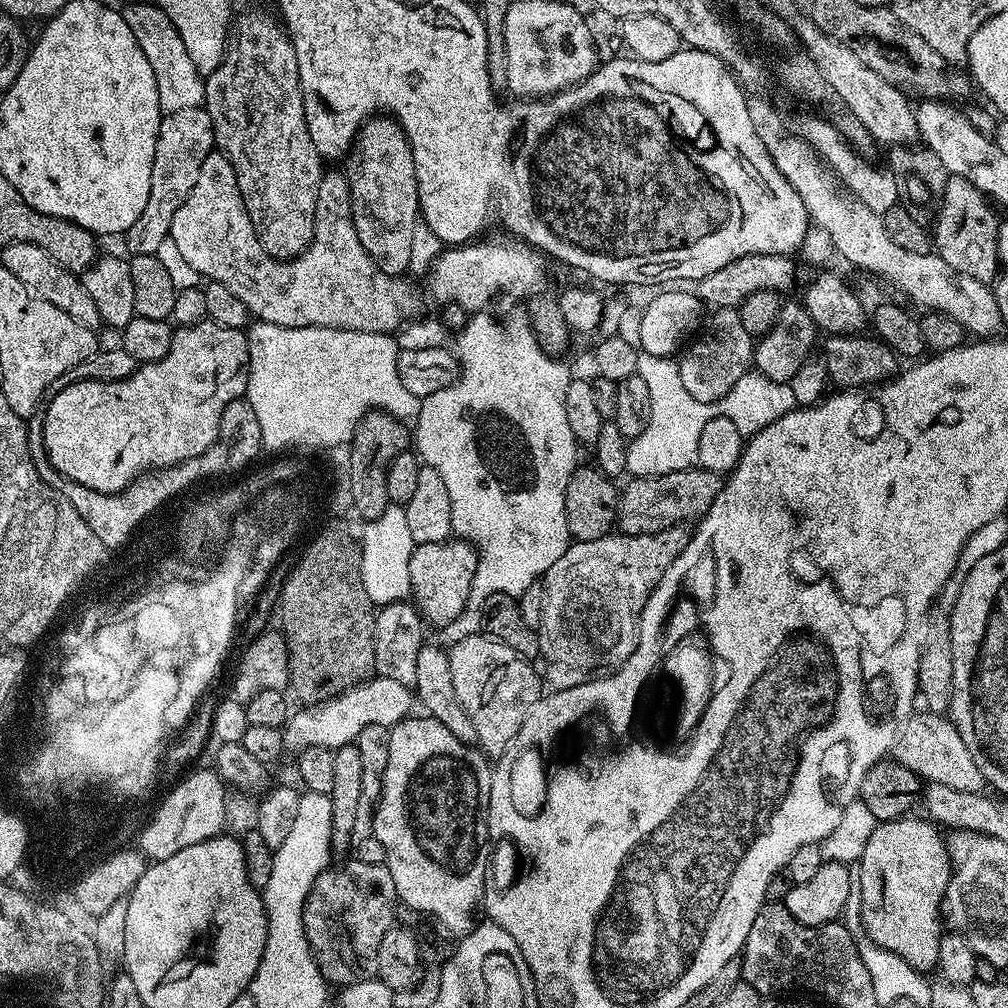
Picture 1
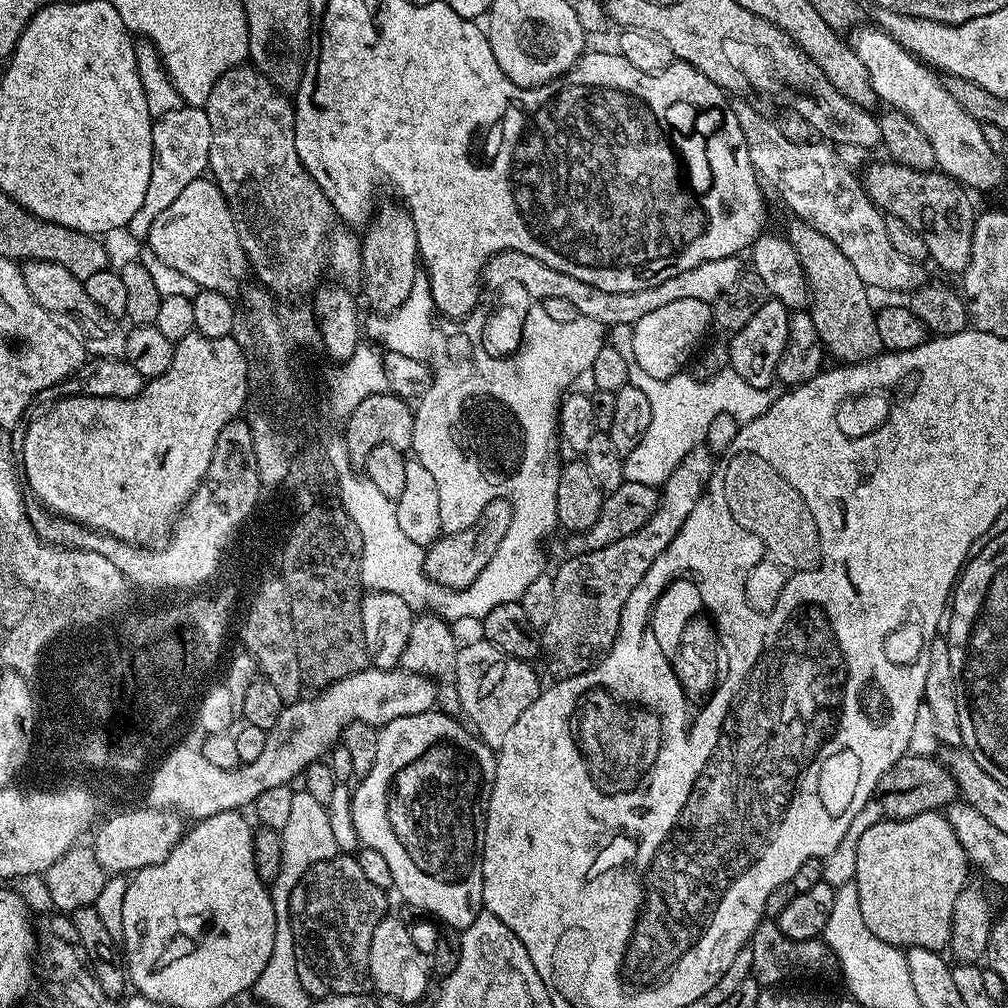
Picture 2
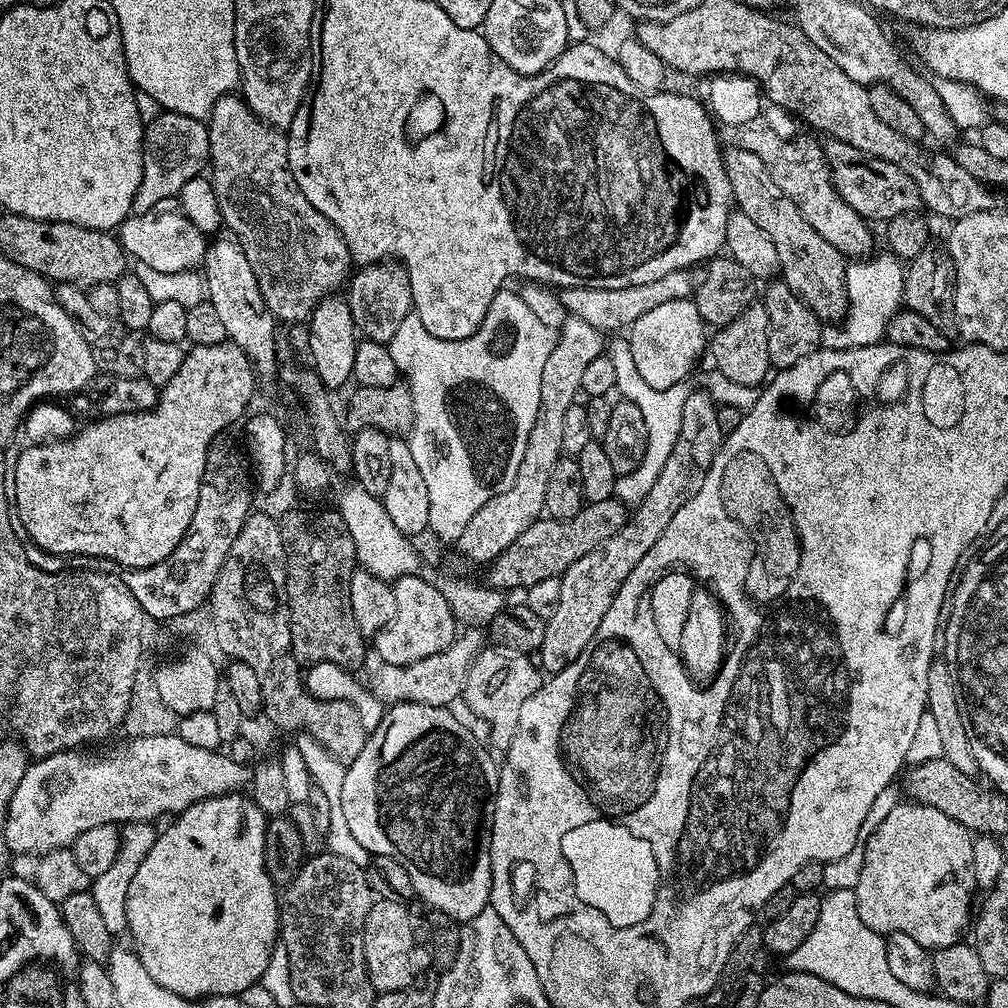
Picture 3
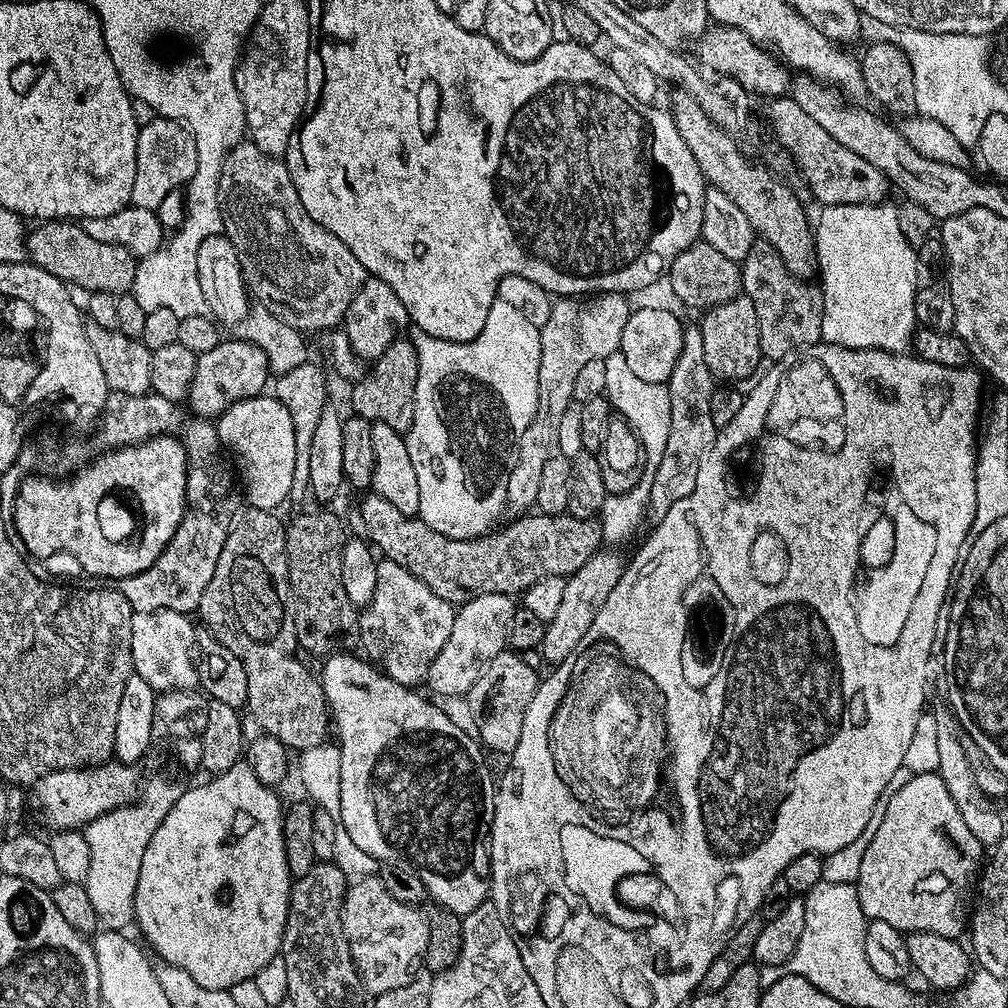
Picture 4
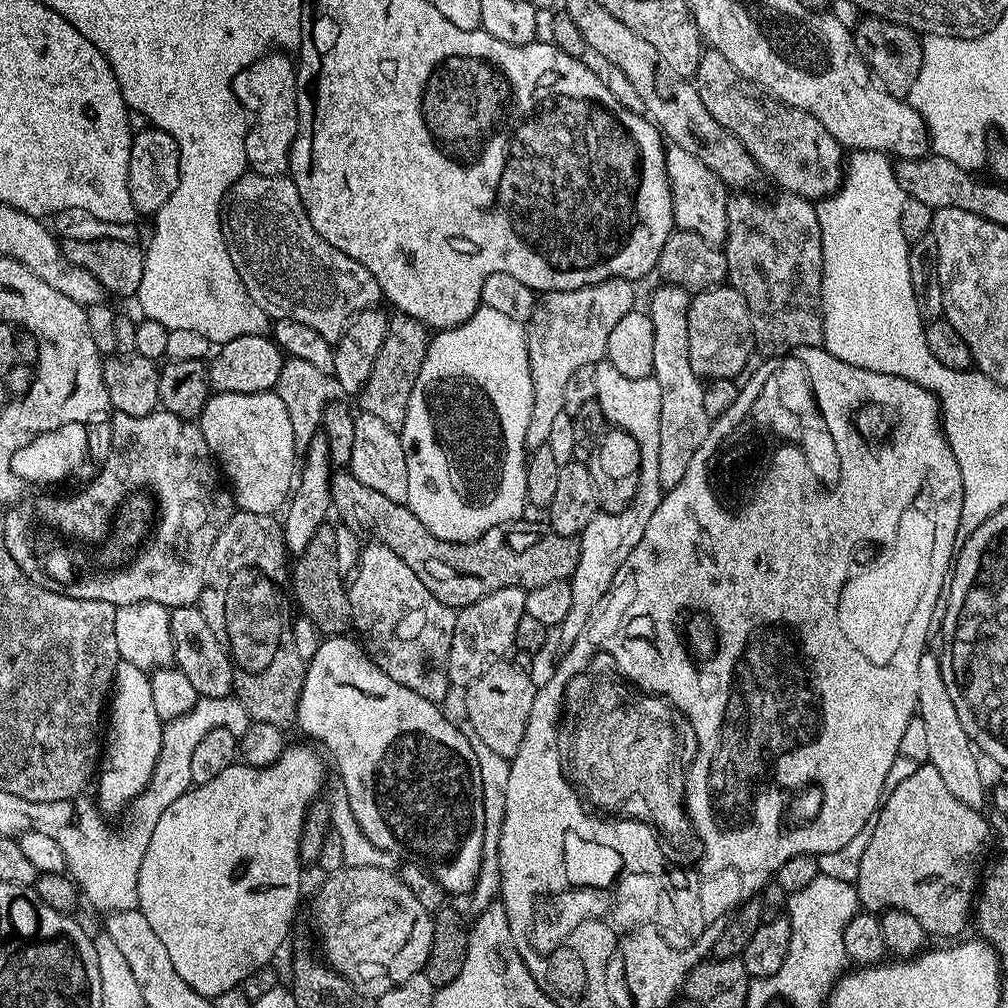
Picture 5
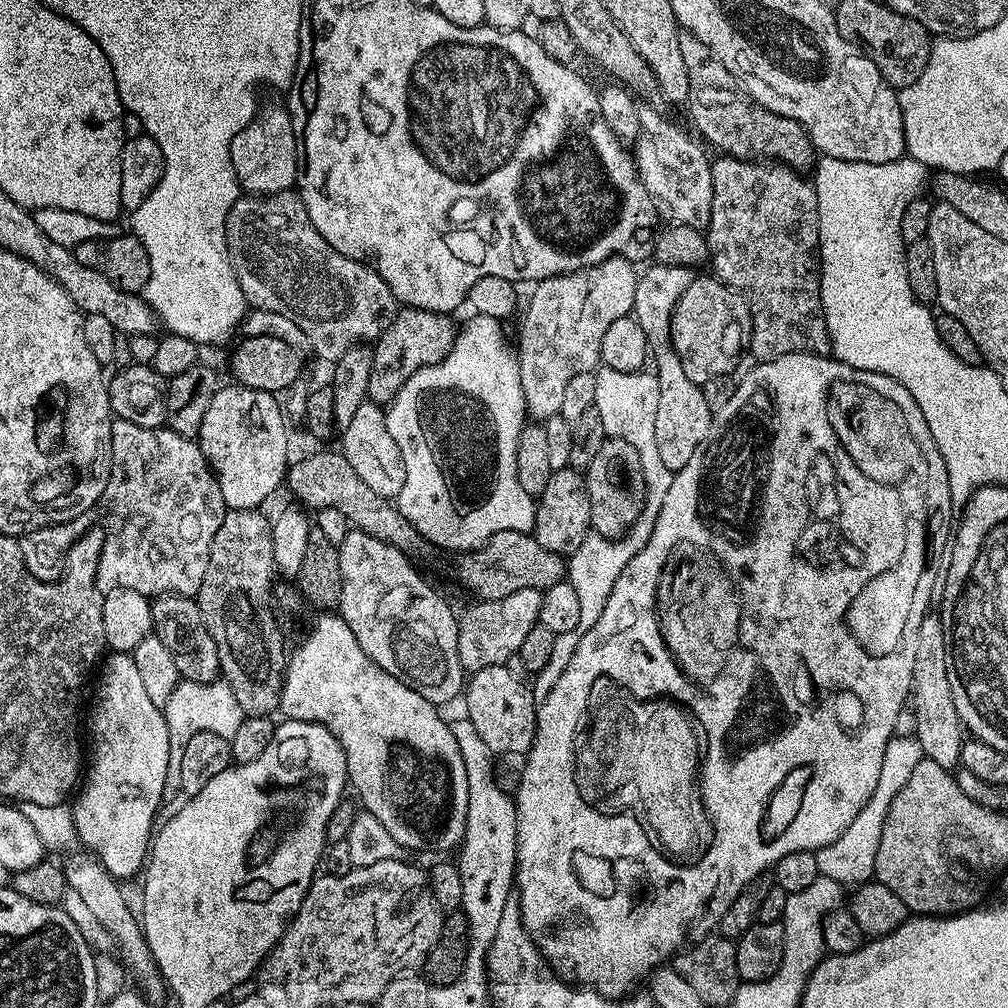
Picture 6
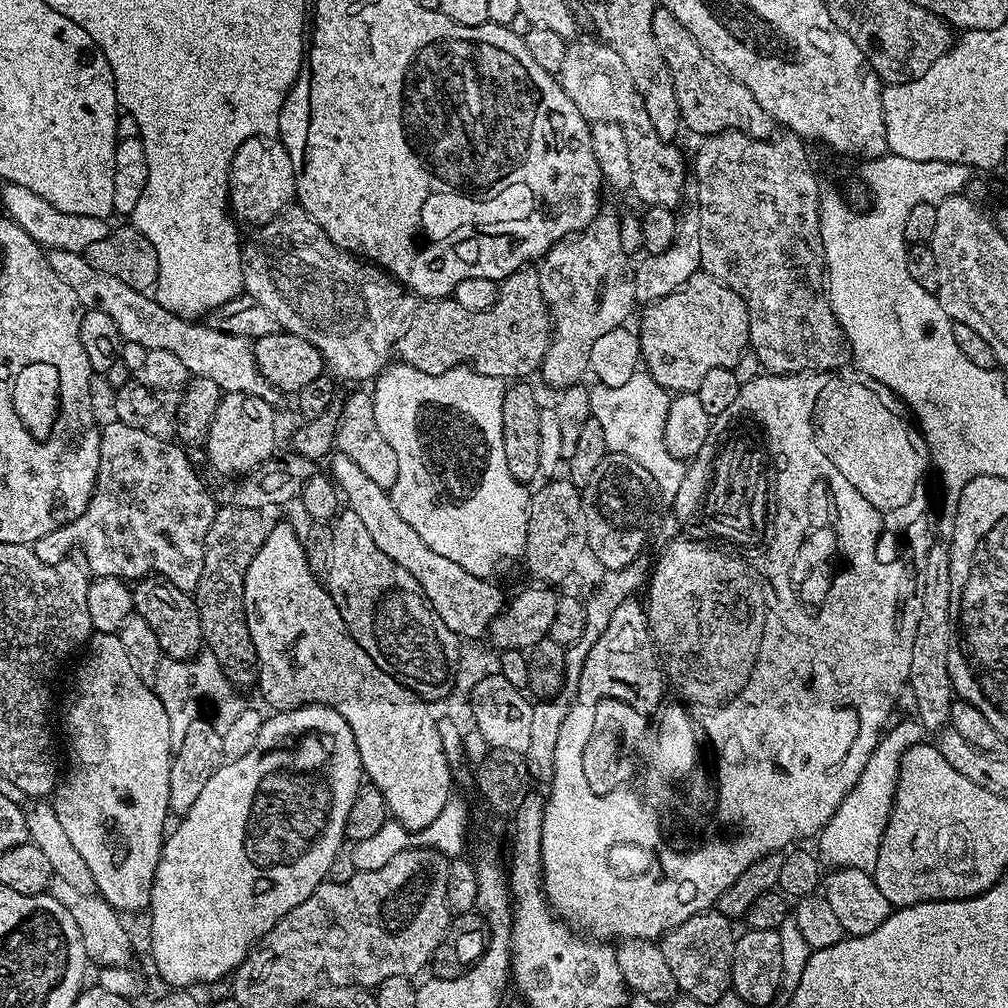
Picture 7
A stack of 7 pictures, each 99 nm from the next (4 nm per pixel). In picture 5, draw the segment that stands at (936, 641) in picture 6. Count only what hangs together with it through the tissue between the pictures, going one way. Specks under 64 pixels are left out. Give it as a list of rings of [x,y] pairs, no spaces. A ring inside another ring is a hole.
[[[925,650],[922,658],[918,658],[916,711],[918,720],[924,723],[924,748],[928,751],[927,763],[932,764],[934,770],[938,770],[938,774],[942,774],[942,782],[946,782],[950,794],[954,794],[958,802],[977,810],[983,809],[983,804],[986,804],[986,788],[984,792],[984,776],[980,773],[981,757],[972,739],[966,734],[966,730],[962,730],[958,710],[954,710],[954,702],[946,690],[946,678],[942,678],[939,655],[935,651],[932,653],[932,650]]]

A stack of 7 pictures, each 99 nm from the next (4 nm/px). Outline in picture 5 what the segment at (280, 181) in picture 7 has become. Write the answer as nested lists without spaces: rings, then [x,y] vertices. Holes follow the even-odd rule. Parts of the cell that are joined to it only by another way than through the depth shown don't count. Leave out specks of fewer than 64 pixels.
[[[272,50],[267,54],[247,64],[241,72],[232,79],[232,89],[245,109],[260,108],[254,112],[254,119],[249,123],[248,133],[244,149],[248,159],[248,168],[253,172],[260,173],[261,176],[282,176],[289,171],[292,159],[292,143],[296,140],[298,130],[298,106],[296,105],[296,70],[297,65],[288,54],[281,54],[279,51]]]

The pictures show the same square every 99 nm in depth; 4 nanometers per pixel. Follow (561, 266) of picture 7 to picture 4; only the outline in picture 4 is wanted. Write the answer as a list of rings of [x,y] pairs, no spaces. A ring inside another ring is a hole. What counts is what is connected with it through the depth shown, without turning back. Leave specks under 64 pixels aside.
[[[602,292],[587,298],[560,298],[553,303],[550,318],[540,330],[540,361],[538,362],[538,410],[530,426],[518,438],[516,461],[510,470],[508,483],[507,511],[512,514],[524,514],[536,508],[542,469],[550,458],[558,453],[558,426],[562,414],[573,407],[574,381],[586,362],[605,360],[620,347],[622,330],[626,322],[630,305],[629,297],[619,292]]]

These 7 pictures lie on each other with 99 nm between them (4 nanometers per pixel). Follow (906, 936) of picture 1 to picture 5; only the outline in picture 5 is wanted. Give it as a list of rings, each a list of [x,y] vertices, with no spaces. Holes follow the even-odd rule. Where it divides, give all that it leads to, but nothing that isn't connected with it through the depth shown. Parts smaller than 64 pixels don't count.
[[[921,763],[914,770],[914,774],[906,778],[906,782],[902,782],[883,797],[874,817],[870,828],[870,842],[866,842],[866,854],[862,854],[855,883],[861,909],[876,914],[881,910],[897,908],[918,918],[929,937],[959,937],[959,932],[967,924],[969,927],[970,917],[974,912],[974,897],[978,892],[978,881],[985,867],[984,843],[988,836],[990,837],[990,824],[980,815],[977,809],[958,802],[958,798],[950,794],[946,782],[942,782],[942,774],[938,774],[932,764]]]

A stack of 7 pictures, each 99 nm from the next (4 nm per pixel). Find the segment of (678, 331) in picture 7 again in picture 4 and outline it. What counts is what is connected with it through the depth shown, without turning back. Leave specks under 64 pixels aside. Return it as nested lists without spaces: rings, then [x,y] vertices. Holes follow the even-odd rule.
[[[743,294],[730,302],[707,309],[704,321],[698,324],[702,334],[702,354],[706,354],[706,366],[720,382],[735,382],[754,373],[761,357],[758,342],[758,314],[754,314],[754,302]]]

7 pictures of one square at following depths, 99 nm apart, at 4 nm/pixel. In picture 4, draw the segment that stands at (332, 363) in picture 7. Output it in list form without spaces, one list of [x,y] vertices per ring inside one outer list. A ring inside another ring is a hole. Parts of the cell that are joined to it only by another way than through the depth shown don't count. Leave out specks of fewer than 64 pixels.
[[[241,142],[228,153],[222,166],[220,185],[218,186],[220,207],[218,215],[224,219],[222,232],[228,236],[237,251],[238,262],[244,272],[244,281],[251,299],[282,322],[300,329],[301,333],[332,330],[343,321],[354,294],[364,285],[366,273],[362,262],[346,250],[339,238],[334,238],[302,206],[298,190],[288,173],[288,165],[283,159],[267,156],[251,142]]]

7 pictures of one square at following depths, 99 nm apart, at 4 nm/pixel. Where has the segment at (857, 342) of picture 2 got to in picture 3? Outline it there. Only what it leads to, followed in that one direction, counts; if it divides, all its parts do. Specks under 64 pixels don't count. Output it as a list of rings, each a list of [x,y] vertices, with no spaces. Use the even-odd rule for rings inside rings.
[[[728,146],[723,149],[724,169],[730,178],[732,199],[735,207],[750,218],[754,218],[754,226],[762,226],[766,234],[770,234],[770,242],[774,242],[774,250],[778,250],[780,263],[779,275],[790,290],[800,293],[800,297],[814,310],[814,314],[822,322],[840,322],[848,314],[848,290],[846,288],[846,257],[798,210],[798,206],[770,178],[762,158],[758,154],[747,152],[744,148]]]

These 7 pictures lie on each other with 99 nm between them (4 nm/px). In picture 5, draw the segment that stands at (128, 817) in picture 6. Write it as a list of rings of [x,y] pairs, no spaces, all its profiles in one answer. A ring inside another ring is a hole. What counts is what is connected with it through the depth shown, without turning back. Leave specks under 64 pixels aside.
[[[122,662],[116,668],[110,707],[106,712],[106,735],[102,740],[102,759],[98,765],[100,785],[96,788],[95,801],[105,817],[116,816],[119,812],[121,815],[132,799],[146,790],[162,750],[164,724],[158,718],[158,710],[154,710],[148,678],[145,669],[133,664]]]

